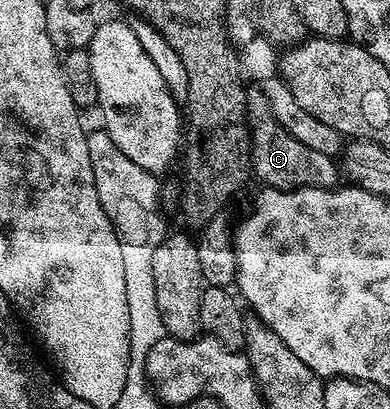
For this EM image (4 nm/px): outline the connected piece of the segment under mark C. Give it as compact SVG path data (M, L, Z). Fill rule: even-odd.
M249 86L246 90L246 117L251 128L251 168L253 174L260 177L261 184L290 190L294 187L332 187L339 182L340 169L333 156L308 149L280 126L272 118L271 106L259 86Z

